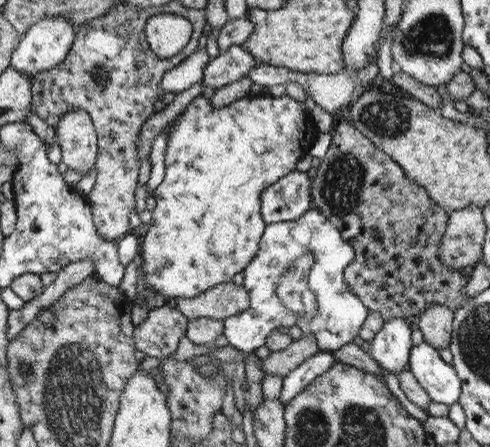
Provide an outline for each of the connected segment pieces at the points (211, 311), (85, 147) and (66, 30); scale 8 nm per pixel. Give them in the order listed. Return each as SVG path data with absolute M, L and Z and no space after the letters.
M233 282L219 284L217 288L211 288L195 298L175 300L175 308L187 320L201 320L201 318L227 320L237 316L239 312L245 312L249 306L251 306L249 292Z
M85 110L67 112L61 116L55 128L55 144L61 148L61 162L67 170L79 174L91 174L97 164L97 132Z
M53 14L51 18L43 18L35 26L31 26L25 34L21 34L21 42L13 50L9 64L13 68L17 68L19 72L27 72L31 76L41 72L41 70L55 68L69 54L69 48L73 46L73 40L75 40L75 34L77 34L77 28L69 20L69 14Z

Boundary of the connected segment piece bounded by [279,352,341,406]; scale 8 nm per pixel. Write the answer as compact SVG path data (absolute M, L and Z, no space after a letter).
M317 352L317 356L311 356L309 360L305 360L301 364L301 368L297 368L291 376L287 376L283 380L283 388L281 388L281 404L285 406L287 402L291 402L303 388L307 388L311 384L311 380L315 380L317 376L321 376L323 372L329 372L331 366L339 364L341 360L335 360L335 356L331 352Z

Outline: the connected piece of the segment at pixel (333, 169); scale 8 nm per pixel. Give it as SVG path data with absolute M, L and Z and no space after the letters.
M341 122L335 126L335 130L331 130L331 146L321 158L319 166L311 170L309 194L313 208L325 214L327 220L341 230L341 238L355 248L357 258L349 268L345 268L345 280L349 282L351 292L361 298L369 312L377 312L383 320L405 320L409 316L421 316L433 304L455 312L471 298L465 292L469 276L461 274L459 268L445 266L439 256L449 212L351 122Z

